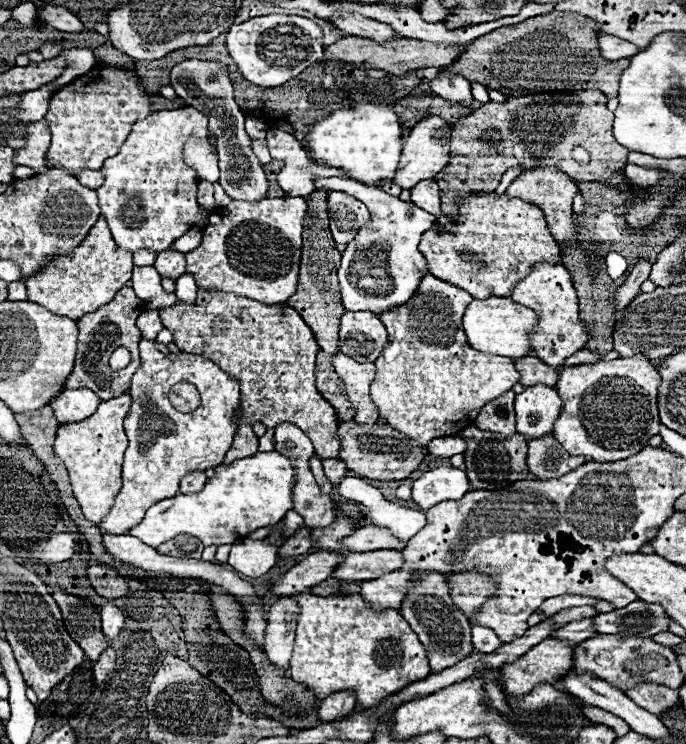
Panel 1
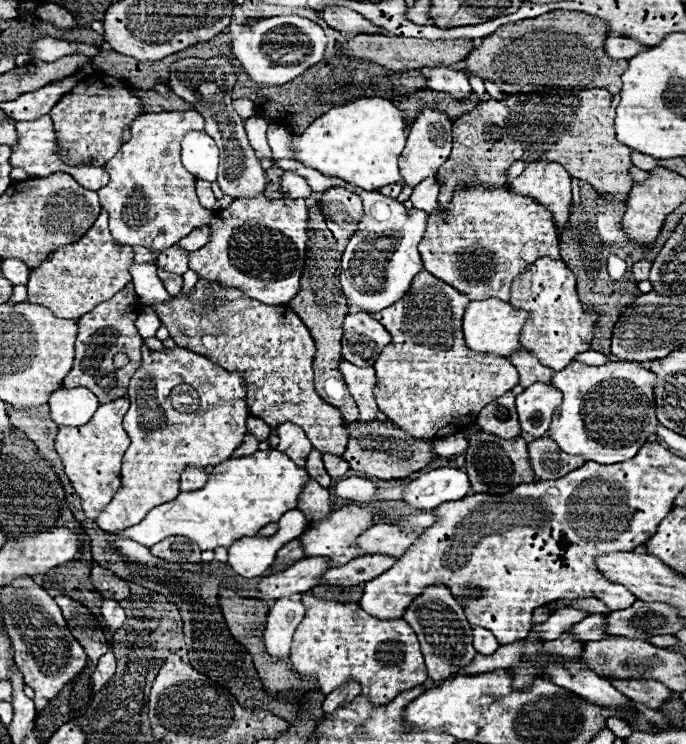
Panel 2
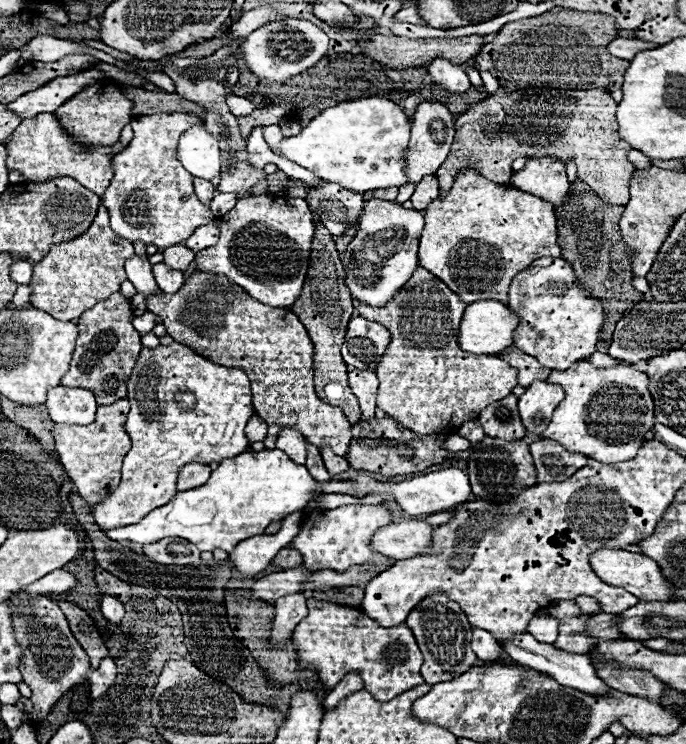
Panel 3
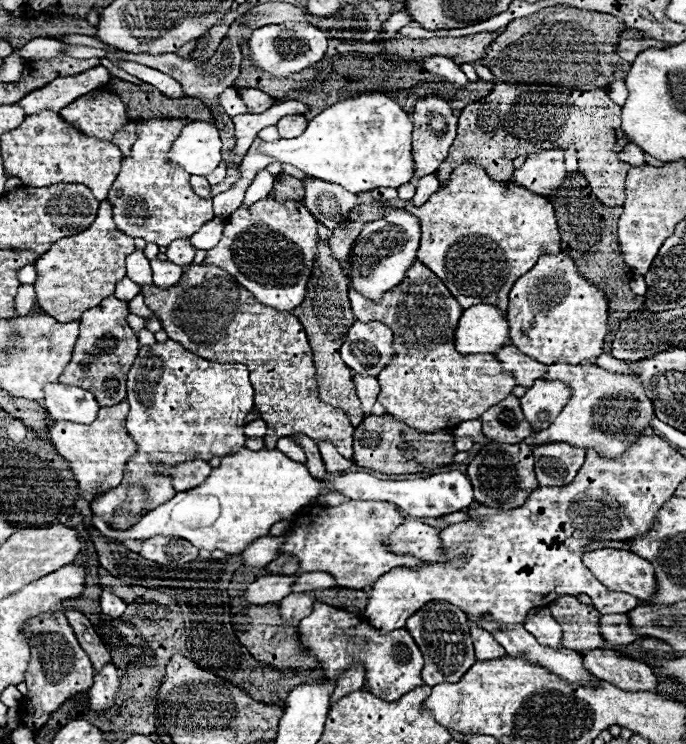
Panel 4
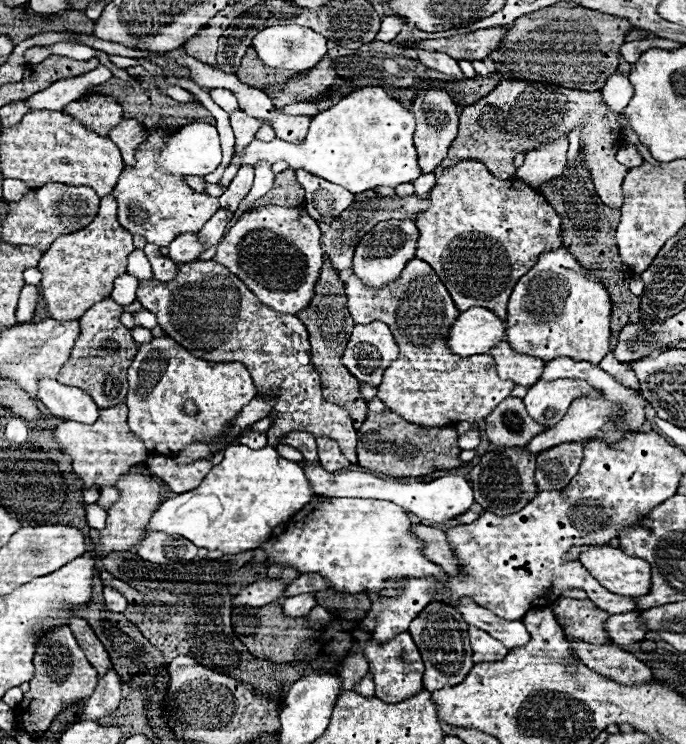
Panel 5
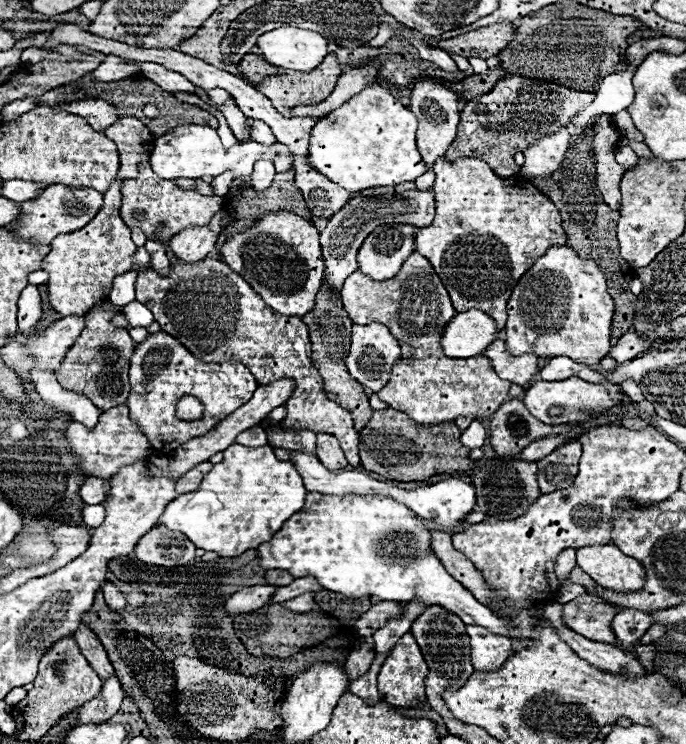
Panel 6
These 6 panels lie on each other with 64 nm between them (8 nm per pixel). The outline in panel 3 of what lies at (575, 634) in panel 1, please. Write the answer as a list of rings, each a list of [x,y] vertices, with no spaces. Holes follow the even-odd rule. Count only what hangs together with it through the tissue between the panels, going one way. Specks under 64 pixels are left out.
[[[594,614],[588,618],[586,622],[586,632],[590,638],[596,640],[608,640],[608,638],[626,638],[618,632],[616,624],[614,624],[616,616],[614,614]]]

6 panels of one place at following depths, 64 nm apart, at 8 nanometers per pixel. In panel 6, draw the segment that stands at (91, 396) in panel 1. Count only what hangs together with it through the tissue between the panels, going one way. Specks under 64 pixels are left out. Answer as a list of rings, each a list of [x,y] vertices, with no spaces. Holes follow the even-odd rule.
[[[34,370],[32,382],[34,382],[40,398],[56,412],[64,412],[64,414],[72,416],[72,420],[82,422],[88,428],[92,428],[98,422],[100,410],[92,404],[92,400],[80,392],[62,388],[54,374],[48,374],[44,370]]]

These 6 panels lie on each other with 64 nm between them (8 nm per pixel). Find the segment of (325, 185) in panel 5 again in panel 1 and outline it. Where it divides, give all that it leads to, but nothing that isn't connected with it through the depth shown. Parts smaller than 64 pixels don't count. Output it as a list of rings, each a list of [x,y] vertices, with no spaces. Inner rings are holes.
[[[344,192],[328,194],[328,214],[336,244],[348,244],[356,236],[356,232],[370,222],[368,208],[360,200]]]

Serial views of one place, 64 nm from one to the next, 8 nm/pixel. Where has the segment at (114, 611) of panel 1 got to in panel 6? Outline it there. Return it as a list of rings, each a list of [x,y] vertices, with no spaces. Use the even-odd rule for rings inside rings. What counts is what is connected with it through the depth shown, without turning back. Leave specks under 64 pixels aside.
[[[106,582],[106,584],[102,586],[102,592],[104,592],[104,598],[106,598],[106,604],[108,604],[112,610],[124,610],[124,608],[126,608],[124,594],[122,594],[112,582]]]

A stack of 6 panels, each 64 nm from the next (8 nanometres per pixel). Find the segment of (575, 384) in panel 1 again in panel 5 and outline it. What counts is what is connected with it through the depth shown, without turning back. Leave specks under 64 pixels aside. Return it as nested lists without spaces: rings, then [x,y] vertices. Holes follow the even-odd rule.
[[[556,358],[544,366],[542,378],[544,380],[558,380],[558,378],[584,380],[598,390],[598,396],[596,396],[596,408],[586,408],[586,412],[566,412],[564,420],[560,420],[560,424],[554,424],[552,428],[546,428],[542,434],[532,438],[526,444],[526,450],[530,454],[538,454],[540,450],[548,450],[548,448],[564,444],[564,442],[582,444],[586,440],[604,440],[606,444],[616,446],[616,444],[620,444],[620,438],[624,438],[628,432],[638,432],[640,426],[646,422],[646,400],[642,398],[640,390],[622,386],[614,376],[610,376],[596,364],[572,362],[570,358]]]

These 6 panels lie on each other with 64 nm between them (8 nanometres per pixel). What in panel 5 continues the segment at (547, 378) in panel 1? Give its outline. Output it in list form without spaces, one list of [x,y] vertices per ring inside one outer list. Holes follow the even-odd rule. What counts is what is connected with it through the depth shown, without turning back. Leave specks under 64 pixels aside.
[[[500,342],[496,350],[488,352],[496,360],[496,368],[502,380],[512,380],[520,386],[532,386],[540,380],[544,370],[544,362],[540,358],[532,358],[526,354],[518,354],[506,342]]]

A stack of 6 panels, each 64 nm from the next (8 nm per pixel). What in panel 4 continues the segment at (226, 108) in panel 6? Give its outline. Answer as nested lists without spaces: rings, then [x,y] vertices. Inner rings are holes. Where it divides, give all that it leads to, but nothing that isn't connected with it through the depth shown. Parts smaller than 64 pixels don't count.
[[[276,102],[274,106],[270,106],[266,112],[260,114],[242,114],[234,118],[234,132],[237,139],[235,147],[235,158],[232,161],[234,166],[238,166],[241,160],[250,148],[254,138],[260,132],[260,128],[274,126],[282,116],[288,114],[304,114],[308,108],[302,102]],[[294,106],[294,108],[292,108]]]

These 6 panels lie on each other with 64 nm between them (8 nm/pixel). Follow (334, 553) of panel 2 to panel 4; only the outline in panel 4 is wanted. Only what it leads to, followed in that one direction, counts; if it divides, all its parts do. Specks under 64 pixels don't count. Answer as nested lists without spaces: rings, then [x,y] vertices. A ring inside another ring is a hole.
[[[350,500],[350,502],[340,504],[336,508],[310,504],[308,508],[304,508],[298,514],[296,526],[294,526],[292,534],[288,536],[288,542],[284,542],[284,546],[278,550],[278,554],[296,554],[296,558],[300,560],[300,572],[328,572],[334,578],[338,578],[338,586],[352,588],[352,590],[364,590],[364,588],[372,586],[372,582],[376,582],[376,578],[380,578],[380,574],[386,574],[388,570],[392,570],[396,566],[418,566],[418,564],[422,564],[418,558],[396,556],[384,548],[382,542],[388,538],[388,534],[396,526],[400,526],[400,522],[404,522],[404,516],[400,516],[396,506],[390,502]]]

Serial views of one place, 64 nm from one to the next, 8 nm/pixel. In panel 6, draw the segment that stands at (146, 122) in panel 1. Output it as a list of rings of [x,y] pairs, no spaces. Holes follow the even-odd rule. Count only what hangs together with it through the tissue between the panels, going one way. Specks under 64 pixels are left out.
[[[142,162],[138,166],[138,176],[128,178],[120,186],[122,192],[122,206],[120,206],[120,216],[128,228],[140,228],[146,238],[156,238],[156,242],[168,244],[168,240],[194,226],[206,226],[210,218],[222,210],[222,198],[220,196],[202,196],[196,190],[182,190],[178,188],[172,180],[162,180],[158,178],[150,162]]]

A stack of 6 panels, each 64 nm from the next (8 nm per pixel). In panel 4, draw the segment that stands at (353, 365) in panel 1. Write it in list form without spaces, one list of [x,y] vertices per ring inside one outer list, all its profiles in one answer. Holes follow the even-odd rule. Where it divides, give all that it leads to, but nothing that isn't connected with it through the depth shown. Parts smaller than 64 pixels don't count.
[[[354,374],[354,386],[356,386],[356,394],[358,394],[360,402],[362,402],[364,414],[370,416],[372,406],[376,404],[376,398],[378,398],[378,380],[372,378],[372,376]]]

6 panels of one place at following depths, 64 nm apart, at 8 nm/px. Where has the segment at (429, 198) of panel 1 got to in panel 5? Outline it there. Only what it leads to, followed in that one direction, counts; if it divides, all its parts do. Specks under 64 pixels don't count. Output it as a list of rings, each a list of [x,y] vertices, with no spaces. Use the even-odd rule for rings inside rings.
[[[430,172],[430,174],[422,174],[422,176],[416,178],[416,182],[414,182],[416,196],[418,196],[418,198],[428,196],[428,194],[432,192],[434,186],[436,186],[436,178],[434,178],[434,174],[432,174],[432,172]]]

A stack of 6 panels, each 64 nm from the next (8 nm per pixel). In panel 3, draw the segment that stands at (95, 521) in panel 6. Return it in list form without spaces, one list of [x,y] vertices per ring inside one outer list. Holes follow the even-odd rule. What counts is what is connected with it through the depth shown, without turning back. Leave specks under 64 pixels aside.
[[[274,448],[274,450],[262,450],[262,452],[242,452],[234,458],[226,458],[224,462],[218,464],[216,470],[212,470],[208,482],[200,488],[192,488],[192,490],[184,490],[184,492],[178,492],[168,504],[152,510],[148,516],[144,516],[138,524],[132,524],[132,526],[124,526],[124,528],[116,528],[116,530],[106,530],[106,534],[112,538],[112,540],[132,540],[132,542],[138,542],[142,546],[146,544],[152,544],[152,542],[158,542],[160,538],[168,538],[168,536],[178,536],[178,538],[184,538],[192,544],[196,544],[200,550],[216,550],[216,548],[222,548],[226,552],[232,552],[236,542],[242,542],[244,538],[252,538],[252,536],[258,536],[258,534],[264,534],[264,528],[270,524],[270,522],[280,522],[280,518],[296,512],[296,510],[302,510],[306,506],[306,502],[312,498],[314,492],[324,492],[324,494],[348,494],[352,496],[352,490],[354,490],[354,484],[348,480],[348,482],[342,482],[342,480],[332,480],[332,482],[326,482],[326,484],[320,484],[316,482],[310,472],[306,470],[306,466],[302,464],[294,464],[282,450]]]

